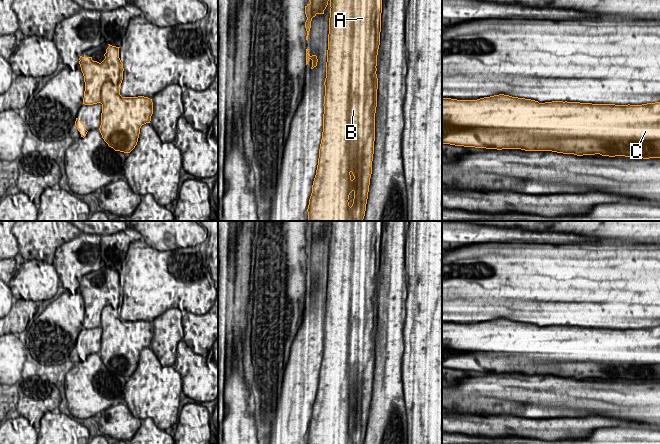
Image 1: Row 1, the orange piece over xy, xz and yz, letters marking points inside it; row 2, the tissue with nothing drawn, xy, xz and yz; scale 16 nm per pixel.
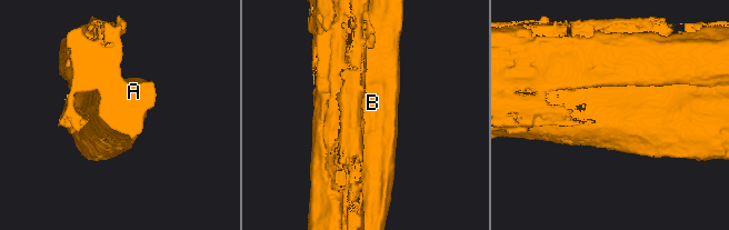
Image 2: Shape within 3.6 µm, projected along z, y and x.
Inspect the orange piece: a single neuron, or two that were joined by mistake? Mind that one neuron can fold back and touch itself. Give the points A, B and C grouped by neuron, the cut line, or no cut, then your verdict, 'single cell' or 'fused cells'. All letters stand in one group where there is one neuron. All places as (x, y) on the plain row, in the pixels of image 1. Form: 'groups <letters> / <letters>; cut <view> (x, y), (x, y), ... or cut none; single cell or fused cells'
groups A C / B; cut xz (357, 280), (351, 288), (349, 336); fused cells

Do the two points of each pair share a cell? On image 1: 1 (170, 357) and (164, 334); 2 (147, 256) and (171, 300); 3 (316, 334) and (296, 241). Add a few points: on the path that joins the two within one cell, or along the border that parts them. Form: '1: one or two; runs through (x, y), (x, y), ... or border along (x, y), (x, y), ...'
1: one; runs through (165, 351), (165, 340)
2: one; runs through (147, 267), (147, 273), (163, 289)
3: two; border along (306, 289), (303, 312)

